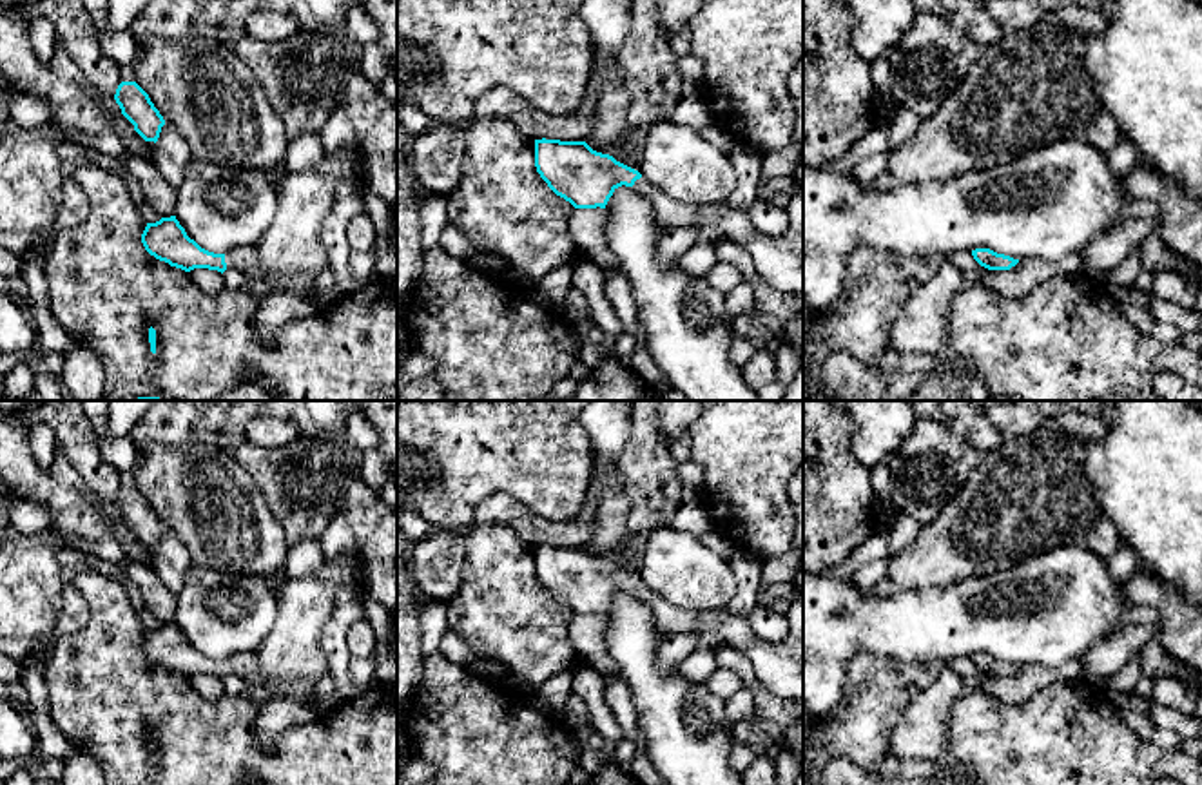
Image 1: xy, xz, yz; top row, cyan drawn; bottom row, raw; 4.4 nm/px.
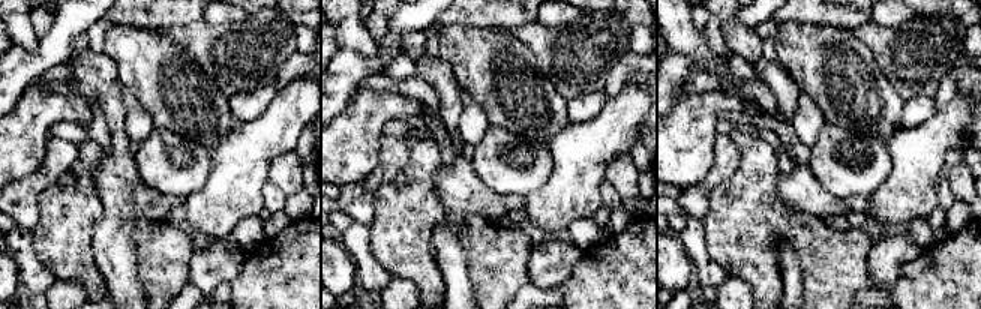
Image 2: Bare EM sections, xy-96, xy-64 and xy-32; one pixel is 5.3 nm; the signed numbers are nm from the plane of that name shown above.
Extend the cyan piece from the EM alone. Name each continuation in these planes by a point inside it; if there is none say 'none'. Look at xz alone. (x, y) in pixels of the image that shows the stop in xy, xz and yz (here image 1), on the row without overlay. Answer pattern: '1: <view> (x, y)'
1: xz (778, 666)

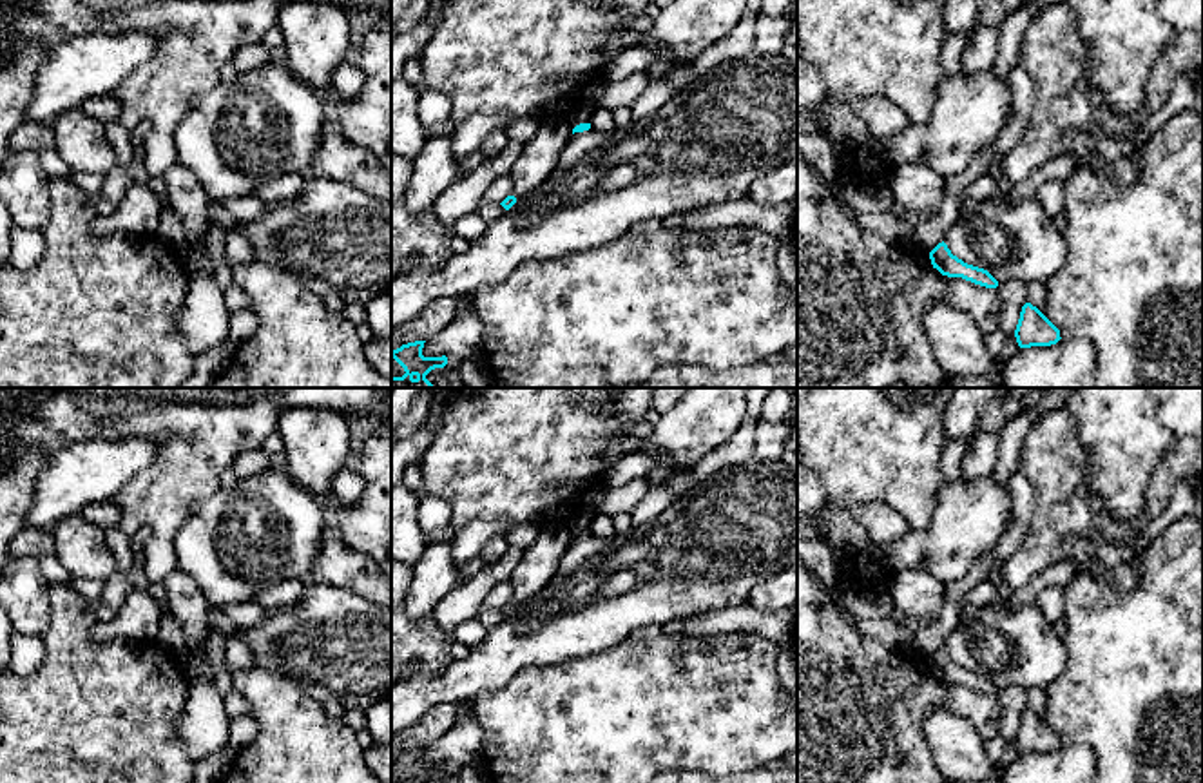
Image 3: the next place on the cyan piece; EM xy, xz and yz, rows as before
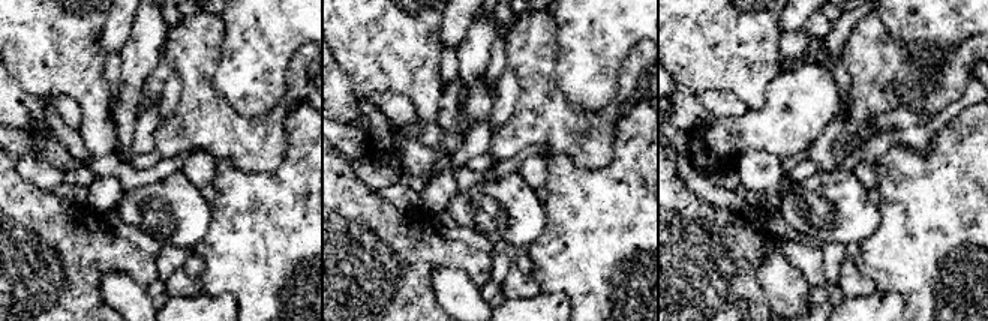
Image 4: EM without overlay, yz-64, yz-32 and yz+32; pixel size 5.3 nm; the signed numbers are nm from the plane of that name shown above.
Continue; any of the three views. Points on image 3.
none

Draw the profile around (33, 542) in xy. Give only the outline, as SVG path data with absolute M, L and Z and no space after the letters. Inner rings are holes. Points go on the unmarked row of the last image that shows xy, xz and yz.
M25 527L11 540L13 558L43 558L54 555L54 536L51 529Z

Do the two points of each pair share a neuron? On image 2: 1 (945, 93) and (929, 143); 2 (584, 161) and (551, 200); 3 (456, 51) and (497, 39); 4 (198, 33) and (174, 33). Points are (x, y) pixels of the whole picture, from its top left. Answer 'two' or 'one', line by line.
1: two
2: one
3: one
4: one

